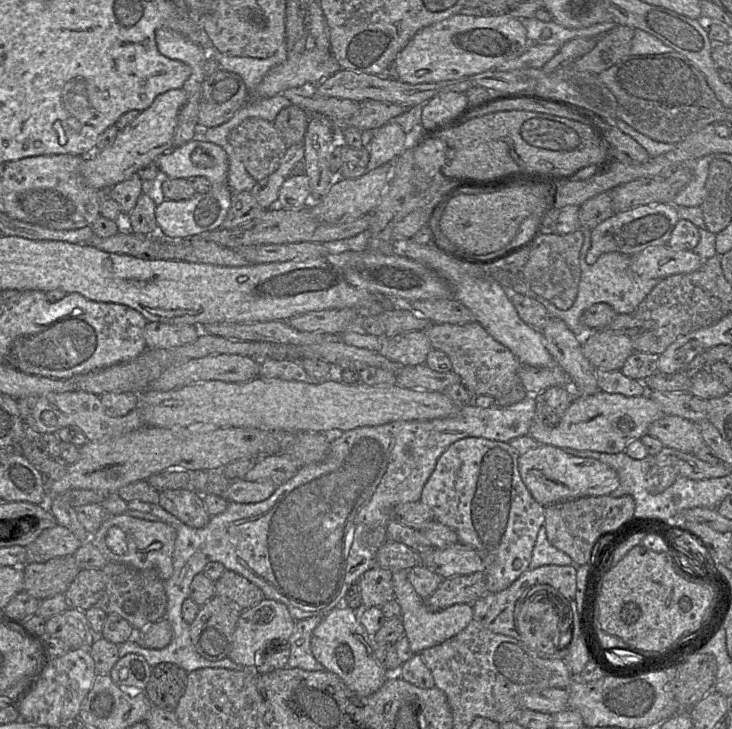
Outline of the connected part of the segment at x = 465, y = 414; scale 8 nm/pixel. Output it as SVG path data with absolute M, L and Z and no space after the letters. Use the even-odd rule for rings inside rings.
M528 395L522 401L509 406L492 405L481 408L474 404L459 405L458 413L443 421L455 422L446 427L424 429L423 421L394 421L378 426L358 427L338 433L331 441L327 457L319 462L304 466L287 482L277 485L273 494L257 503L228 502L225 512L212 516L203 528L191 528L164 510L158 504L142 501L126 503L117 493L110 494L103 502L108 516L127 513L131 517L147 521L162 521L172 526L177 533L172 556L173 574L164 582L167 595L166 619L173 628L171 642L162 649L148 649L128 640L119 646L118 654L142 655L153 667L162 662L174 663L188 673L200 668L225 668L243 670L243 666L234 663L228 657L209 661L200 656L190 639L189 624L181 614L182 603L189 596L189 588L195 575L203 572L209 562L219 562L226 570L233 571L255 584L269 600L286 605L291 617L295 620L294 631L288 639L290 656L288 668L301 668L308 671L323 671L325 668L313 656L310 648L311 636L323 616L332 609L343 605L348 589L367 570L376 566L376 553L387 541L386 527L392 519L392 510L398 504L420 501L422 489L433 473L439 457L454 442L477 437L495 441L510 440L527 435L535 416L536 402L534 395Z

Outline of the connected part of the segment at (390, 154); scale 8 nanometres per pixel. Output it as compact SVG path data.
M388 122L374 130L367 146L370 156L367 171L394 161L408 143L410 143L409 135L395 122Z

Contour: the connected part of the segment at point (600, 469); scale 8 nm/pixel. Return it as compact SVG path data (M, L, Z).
M539 445L538 448L519 456L518 468L522 481L533 498L544 507L583 497L610 495L619 486L617 472L607 464L590 457L577 457L563 449L551 445Z

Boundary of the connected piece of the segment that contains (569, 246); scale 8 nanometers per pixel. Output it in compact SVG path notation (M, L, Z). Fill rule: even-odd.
M582 229L565 235L544 233L530 248L529 259L521 270L522 278L530 289L561 310L569 309L577 298L581 274L579 255L583 241Z

